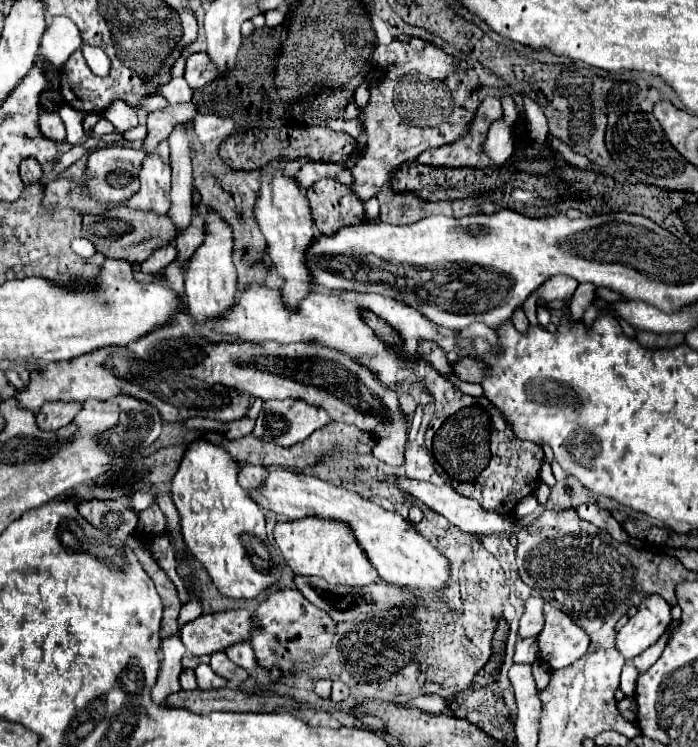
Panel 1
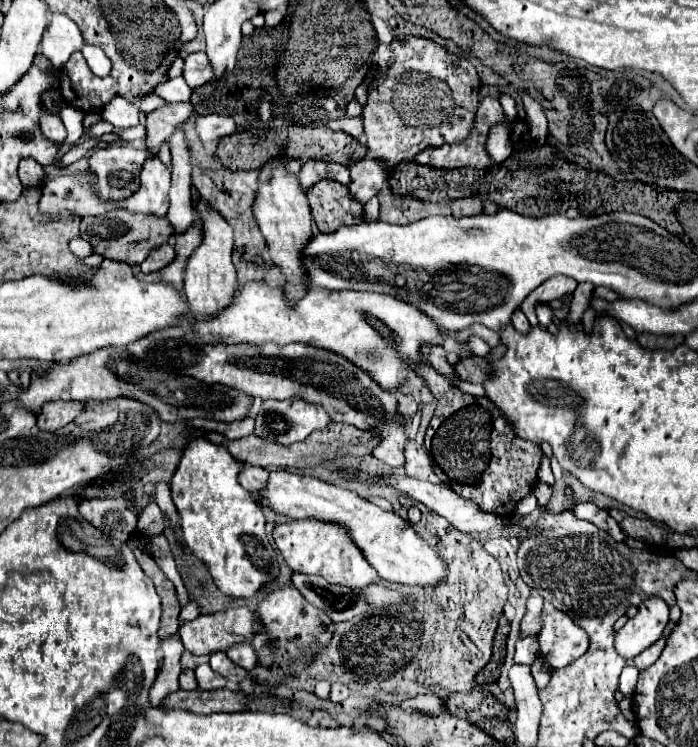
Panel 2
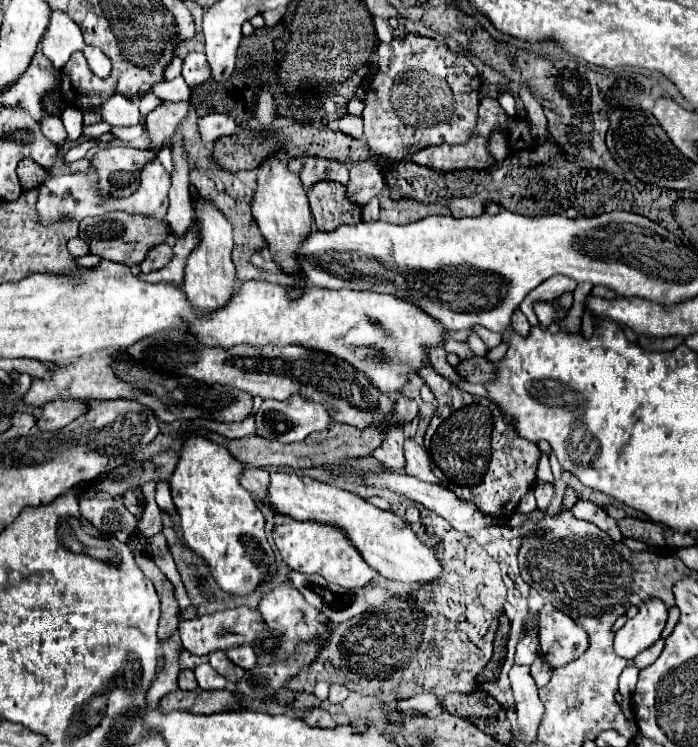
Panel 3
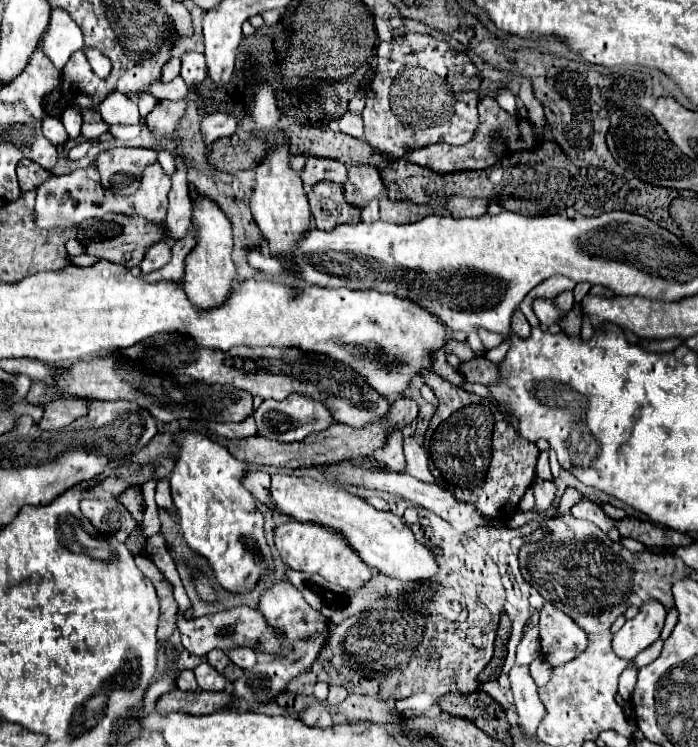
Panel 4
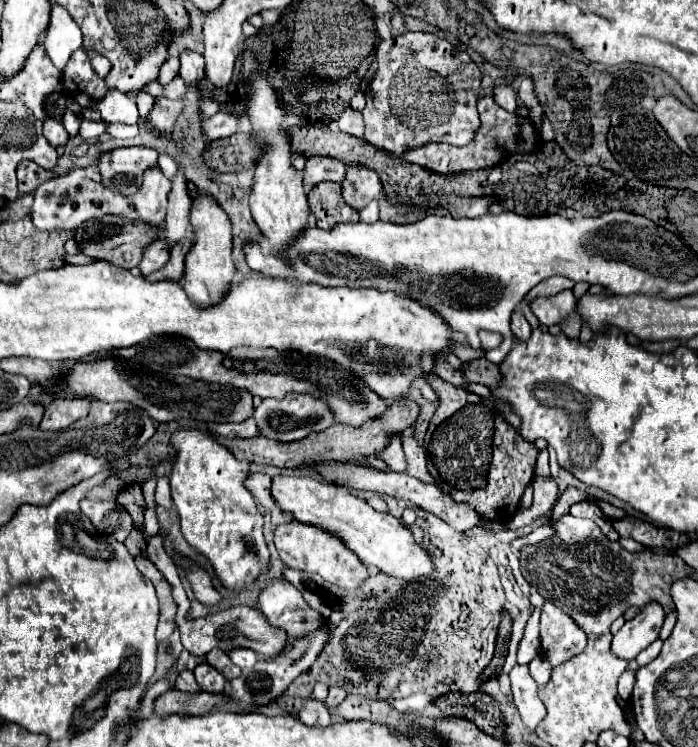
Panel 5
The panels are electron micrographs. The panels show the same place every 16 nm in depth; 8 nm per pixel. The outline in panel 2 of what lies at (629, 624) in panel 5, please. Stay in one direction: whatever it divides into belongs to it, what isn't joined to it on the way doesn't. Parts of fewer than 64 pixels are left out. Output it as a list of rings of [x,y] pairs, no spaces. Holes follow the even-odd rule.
[[[658,596],[646,598],[638,606],[638,614],[616,632],[616,650],[626,660],[632,660],[662,636],[668,620],[670,620],[668,604]]]

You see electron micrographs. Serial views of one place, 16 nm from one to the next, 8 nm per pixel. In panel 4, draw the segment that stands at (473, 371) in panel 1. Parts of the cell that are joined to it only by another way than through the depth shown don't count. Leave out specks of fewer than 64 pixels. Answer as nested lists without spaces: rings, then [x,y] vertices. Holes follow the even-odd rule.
[[[476,356],[472,360],[466,360],[460,364],[460,374],[468,380],[468,382],[478,382],[478,384],[492,384],[498,380],[498,368],[496,364],[492,364],[490,360],[486,360],[484,356]]]

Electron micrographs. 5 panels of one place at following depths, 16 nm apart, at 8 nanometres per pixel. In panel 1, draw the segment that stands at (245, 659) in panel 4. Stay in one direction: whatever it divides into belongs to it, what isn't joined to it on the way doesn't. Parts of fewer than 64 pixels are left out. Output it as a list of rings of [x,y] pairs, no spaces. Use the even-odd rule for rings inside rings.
[[[248,640],[244,642],[238,642],[238,644],[232,644],[224,650],[224,654],[240,668],[244,670],[252,670],[256,666],[256,658],[254,658],[254,652],[252,652],[252,646]]]

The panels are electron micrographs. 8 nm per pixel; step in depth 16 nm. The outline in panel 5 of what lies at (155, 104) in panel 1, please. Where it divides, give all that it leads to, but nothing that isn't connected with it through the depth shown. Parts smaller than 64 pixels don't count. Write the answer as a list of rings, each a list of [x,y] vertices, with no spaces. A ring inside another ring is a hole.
[[[138,92],[136,94],[136,102],[138,102],[138,110],[140,110],[140,116],[148,116],[148,112],[152,110],[152,106],[154,106],[154,96],[150,96],[150,94],[146,94],[146,92]]]

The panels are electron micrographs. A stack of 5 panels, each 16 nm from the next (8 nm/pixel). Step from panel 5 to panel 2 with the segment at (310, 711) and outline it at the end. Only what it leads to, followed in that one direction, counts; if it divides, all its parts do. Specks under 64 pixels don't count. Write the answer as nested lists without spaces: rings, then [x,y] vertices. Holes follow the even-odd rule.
[[[314,710],[314,716],[308,720],[310,726],[330,726],[330,728],[336,728],[338,722],[324,710]]]

